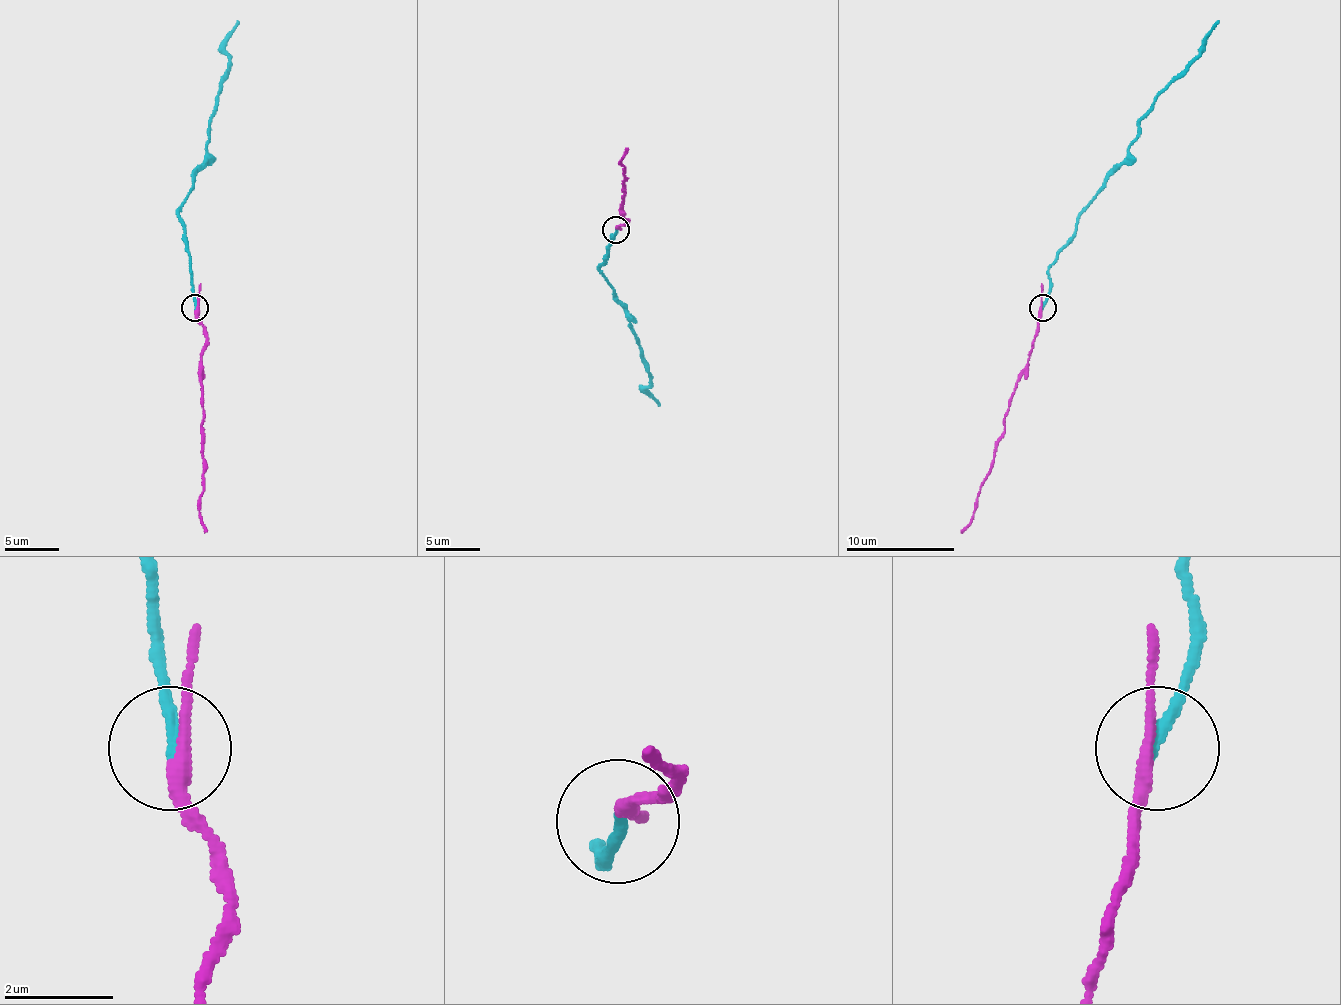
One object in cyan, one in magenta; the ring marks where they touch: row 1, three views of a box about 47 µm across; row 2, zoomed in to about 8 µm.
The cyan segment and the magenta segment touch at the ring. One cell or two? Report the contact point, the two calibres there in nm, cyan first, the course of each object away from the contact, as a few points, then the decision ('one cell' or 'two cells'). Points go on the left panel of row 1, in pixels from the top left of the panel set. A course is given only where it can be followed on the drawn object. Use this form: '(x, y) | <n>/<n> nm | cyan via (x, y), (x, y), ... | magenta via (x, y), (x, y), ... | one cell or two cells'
(195, 308) | 200/240 nm | cyan via (194, 309), (178, 210), (189, 194), (191, 172), (205, 159), (208, 121), (229, 61), (224, 39), (238, 20) | magenta via (197, 309), (205, 347), (200, 518), (208, 532) | two cells

